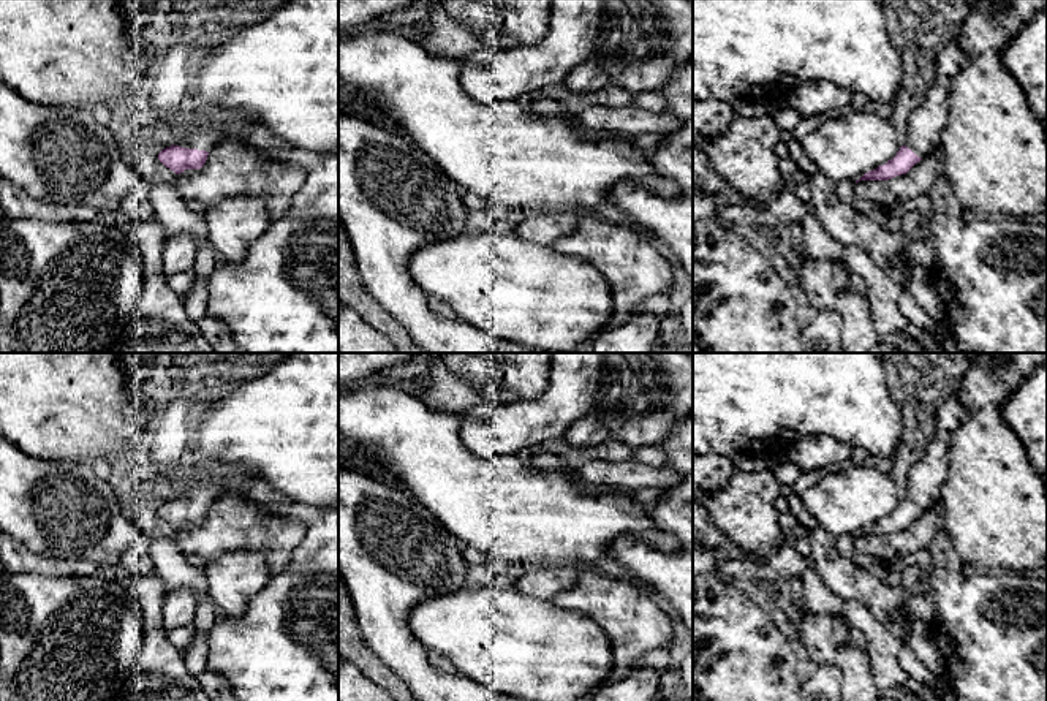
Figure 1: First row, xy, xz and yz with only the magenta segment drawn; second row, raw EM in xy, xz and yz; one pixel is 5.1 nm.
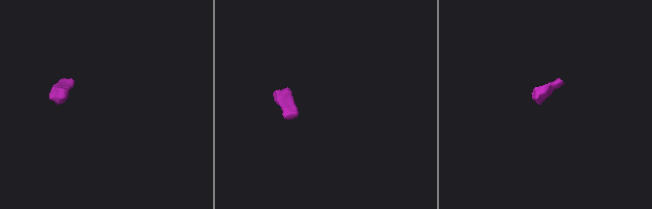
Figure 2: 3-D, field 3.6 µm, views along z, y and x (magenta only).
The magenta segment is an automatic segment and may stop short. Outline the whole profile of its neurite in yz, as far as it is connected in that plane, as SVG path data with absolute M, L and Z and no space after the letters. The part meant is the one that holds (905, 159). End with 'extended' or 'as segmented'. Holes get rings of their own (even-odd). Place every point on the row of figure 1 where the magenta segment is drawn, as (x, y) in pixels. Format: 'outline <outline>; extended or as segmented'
outline M951 40L936 55L935 81L928 85L922 103L909 116L906 144L892 160L865 172L859 180L889 180L906 174L939 147L939 135L947 122L951 84L966 63L965 52Z; extended

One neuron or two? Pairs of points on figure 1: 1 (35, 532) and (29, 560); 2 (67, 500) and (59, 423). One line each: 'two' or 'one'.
1: two
2: two

